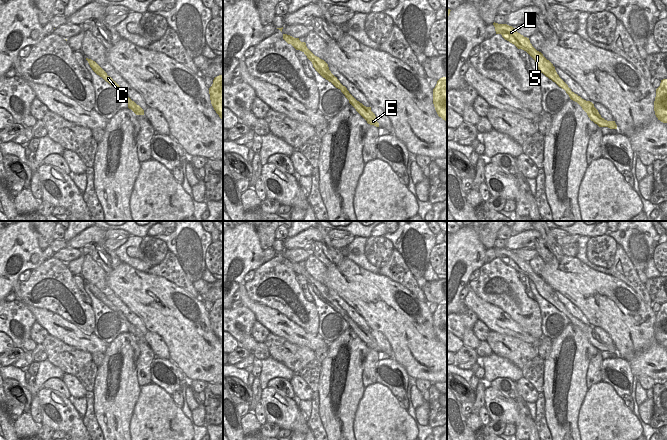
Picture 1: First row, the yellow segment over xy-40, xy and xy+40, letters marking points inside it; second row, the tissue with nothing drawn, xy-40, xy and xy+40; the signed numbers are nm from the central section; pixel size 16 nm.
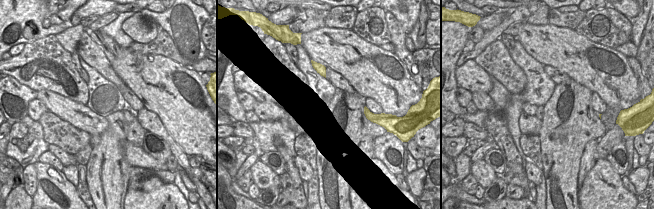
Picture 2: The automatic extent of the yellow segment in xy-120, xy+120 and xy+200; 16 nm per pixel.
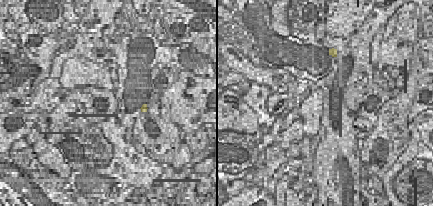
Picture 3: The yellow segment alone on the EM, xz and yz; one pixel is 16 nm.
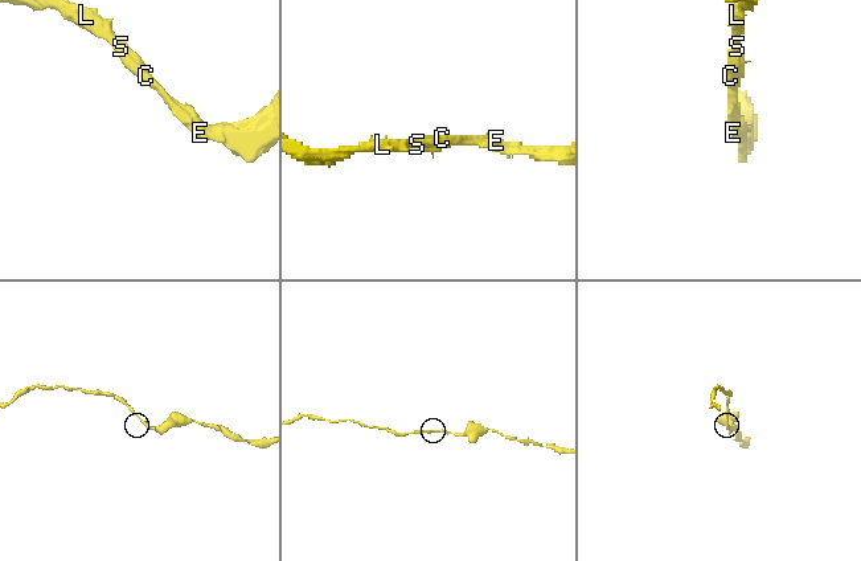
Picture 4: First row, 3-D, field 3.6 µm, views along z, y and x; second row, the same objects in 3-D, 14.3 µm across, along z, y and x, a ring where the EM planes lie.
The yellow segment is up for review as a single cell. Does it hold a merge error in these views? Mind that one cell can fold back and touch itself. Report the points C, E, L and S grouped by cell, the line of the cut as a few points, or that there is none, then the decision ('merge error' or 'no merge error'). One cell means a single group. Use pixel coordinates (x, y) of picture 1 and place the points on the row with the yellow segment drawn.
groups C E L S; cut none; no merge error

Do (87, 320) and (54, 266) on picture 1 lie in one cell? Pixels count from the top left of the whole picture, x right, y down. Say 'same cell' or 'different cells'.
same cell

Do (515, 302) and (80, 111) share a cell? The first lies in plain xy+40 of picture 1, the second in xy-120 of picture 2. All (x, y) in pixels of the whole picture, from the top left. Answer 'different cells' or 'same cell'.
different cells

